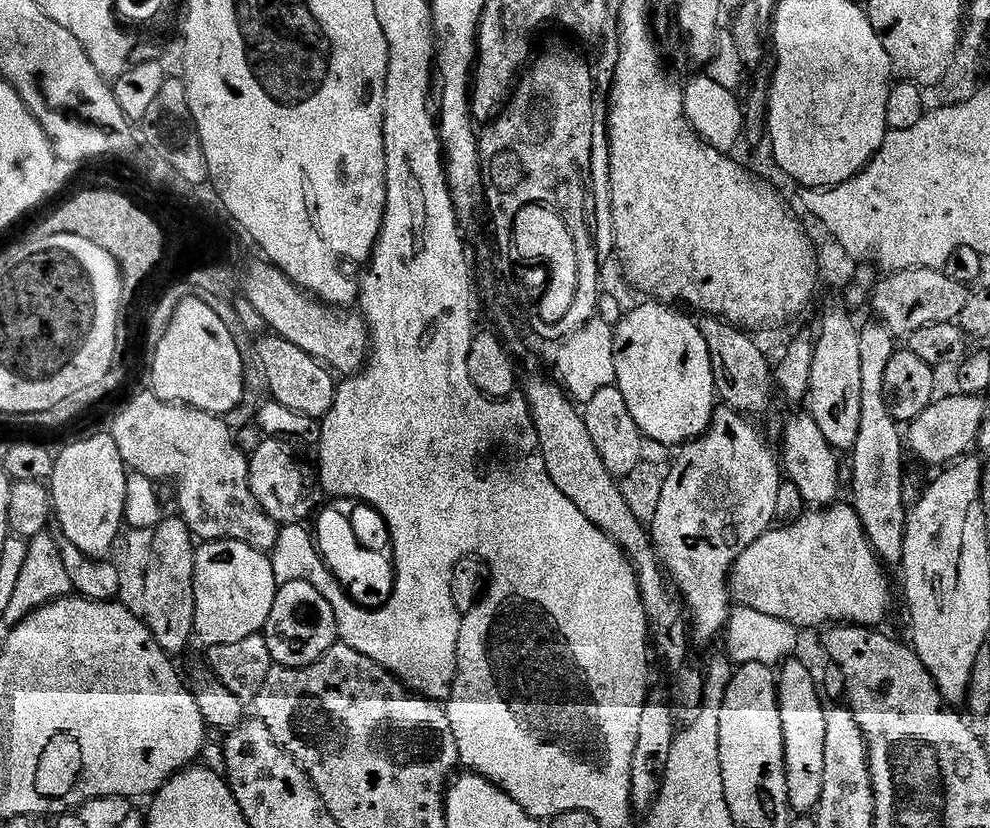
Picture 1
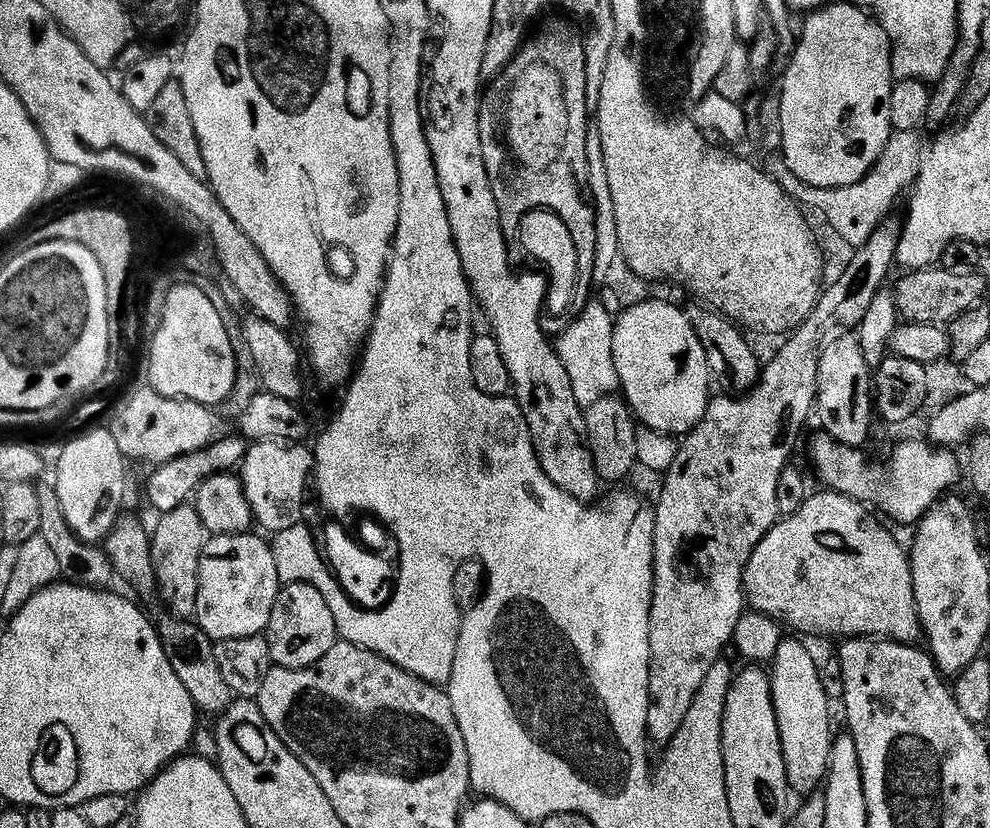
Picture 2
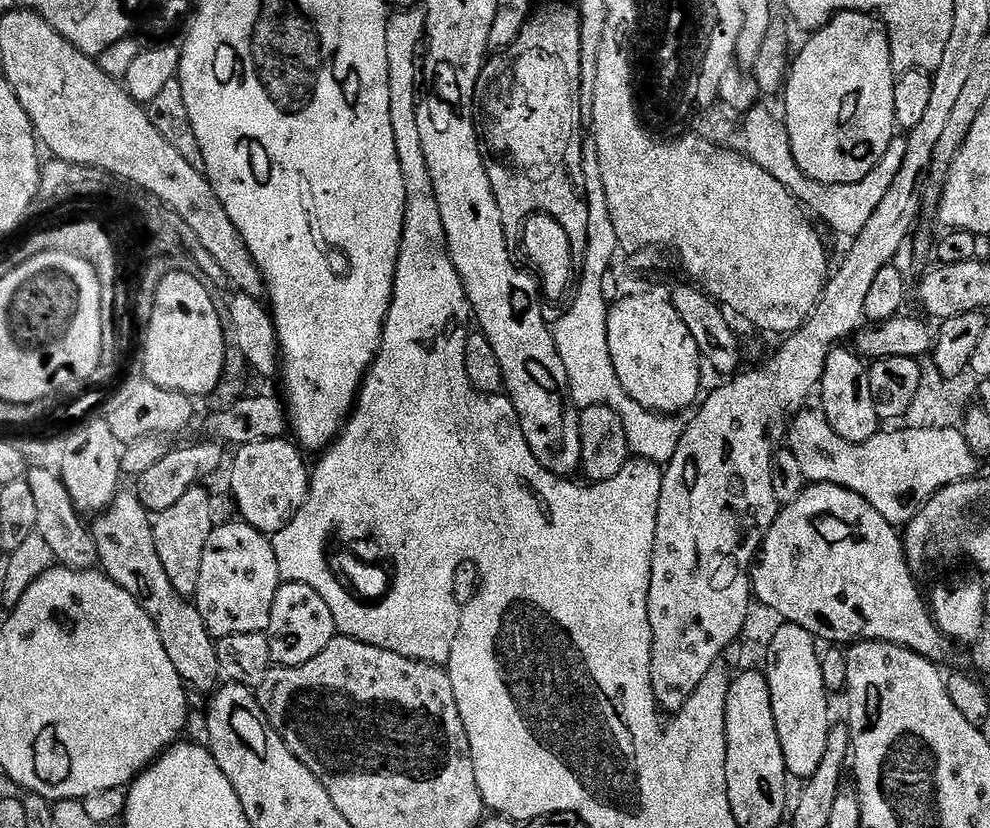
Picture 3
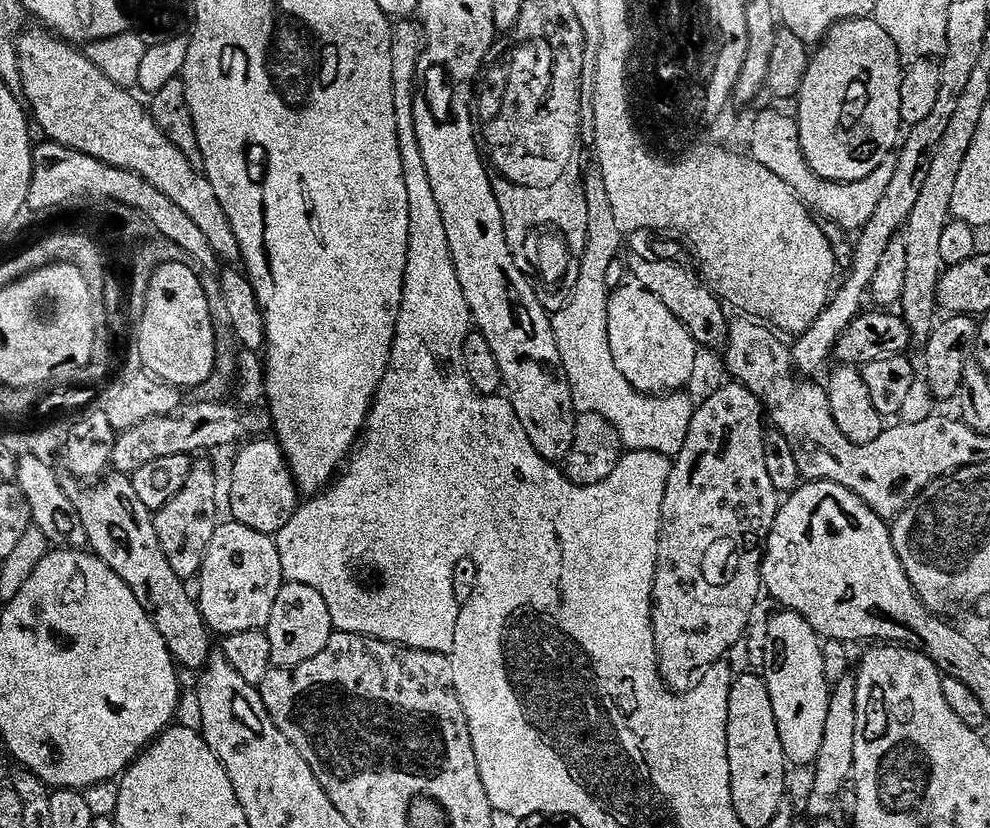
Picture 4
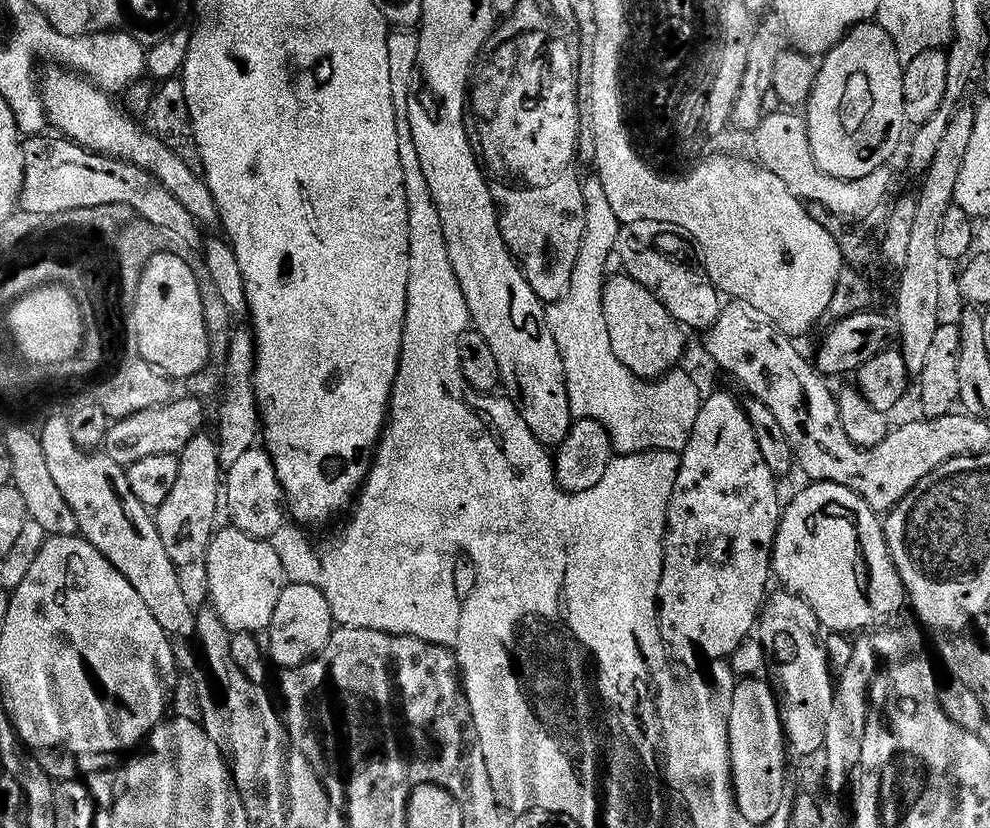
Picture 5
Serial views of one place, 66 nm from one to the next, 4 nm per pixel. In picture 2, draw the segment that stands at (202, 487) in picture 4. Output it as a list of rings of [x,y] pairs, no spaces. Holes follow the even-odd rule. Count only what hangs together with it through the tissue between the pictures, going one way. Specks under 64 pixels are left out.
[[[185,503],[172,513],[161,515],[156,529],[151,529],[152,537],[152,565],[156,575],[155,591],[160,592],[164,604],[171,615],[176,618],[195,617],[198,606],[198,570],[202,550],[210,537],[202,526],[202,518],[198,510],[191,503]]]

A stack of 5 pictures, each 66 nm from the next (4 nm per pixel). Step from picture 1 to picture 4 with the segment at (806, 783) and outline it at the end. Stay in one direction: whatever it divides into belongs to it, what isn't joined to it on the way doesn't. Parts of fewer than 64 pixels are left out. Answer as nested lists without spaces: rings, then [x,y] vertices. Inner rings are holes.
[[[780,610],[769,619],[768,645],[766,646],[766,666],[764,667],[764,681],[770,690],[770,702],[774,702],[774,718],[778,722],[778,738],[782,738],[784,759],[789,765],[808,764],[815,765],[818,750],[822,750],[822,734],[826,731],[826,710],[830,685],[826,674],[822,671],[822,643],[821,637],[797,612]]]

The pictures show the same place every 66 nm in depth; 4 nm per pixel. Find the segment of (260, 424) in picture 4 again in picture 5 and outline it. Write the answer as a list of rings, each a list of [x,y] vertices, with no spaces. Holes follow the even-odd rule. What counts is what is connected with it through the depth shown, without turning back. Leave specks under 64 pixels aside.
[[[182,396],[182,399],[173,399],[162,407],[152,407],[113,421],[103,442],[105,455],[125,468],[146,457],[177,455],[192,438],[205,429],[203,426],[206,422],[206,408],[203,404],[205,403],[199,397]]]

